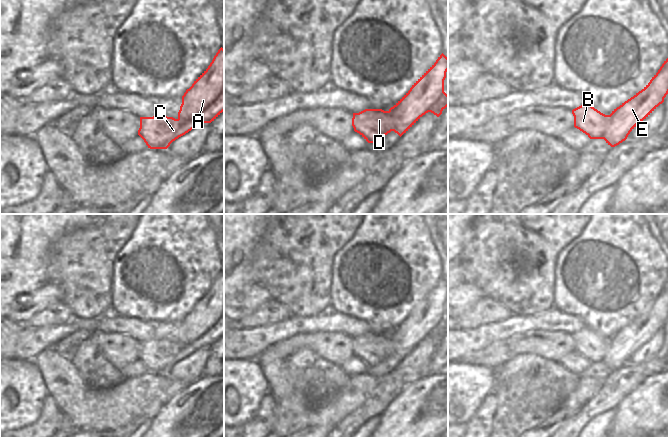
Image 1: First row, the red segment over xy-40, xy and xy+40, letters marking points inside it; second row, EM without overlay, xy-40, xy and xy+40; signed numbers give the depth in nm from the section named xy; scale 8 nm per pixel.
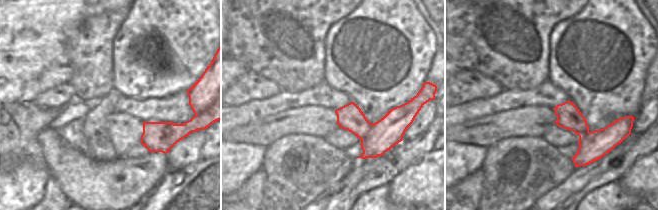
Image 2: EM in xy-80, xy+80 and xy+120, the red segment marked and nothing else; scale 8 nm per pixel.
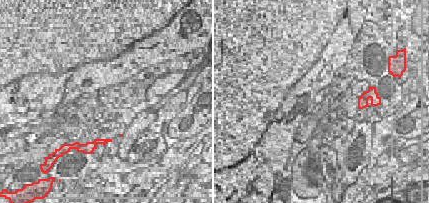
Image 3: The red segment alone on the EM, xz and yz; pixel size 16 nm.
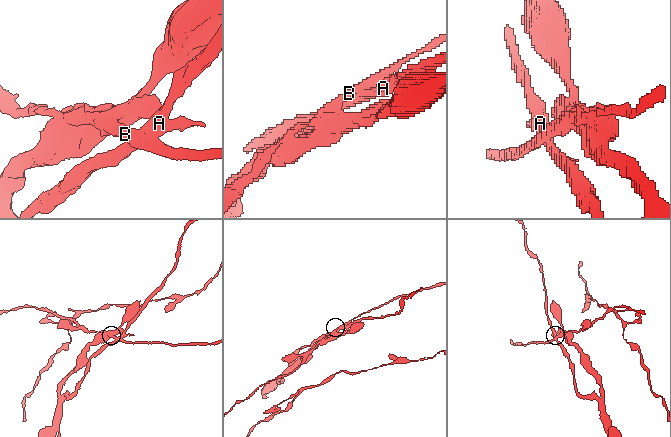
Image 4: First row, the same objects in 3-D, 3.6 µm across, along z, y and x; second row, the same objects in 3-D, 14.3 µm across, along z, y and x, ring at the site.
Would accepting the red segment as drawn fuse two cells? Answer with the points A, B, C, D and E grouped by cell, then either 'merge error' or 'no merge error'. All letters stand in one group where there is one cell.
groups A E / B C D; merge error

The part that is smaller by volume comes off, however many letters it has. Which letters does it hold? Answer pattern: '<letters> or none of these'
A, E

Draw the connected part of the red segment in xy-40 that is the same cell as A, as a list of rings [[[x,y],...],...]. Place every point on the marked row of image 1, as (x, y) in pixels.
[[[221,47],[208,68],[194,81],[192,86],[182,96],[182,104],[178,112],[178,119],[187,121],[193,127],[203,123],[211,123],[224,111],[224,49]]]

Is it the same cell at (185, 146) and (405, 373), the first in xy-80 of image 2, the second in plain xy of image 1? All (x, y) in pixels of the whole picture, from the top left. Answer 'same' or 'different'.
different

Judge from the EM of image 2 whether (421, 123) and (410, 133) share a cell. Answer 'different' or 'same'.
same

